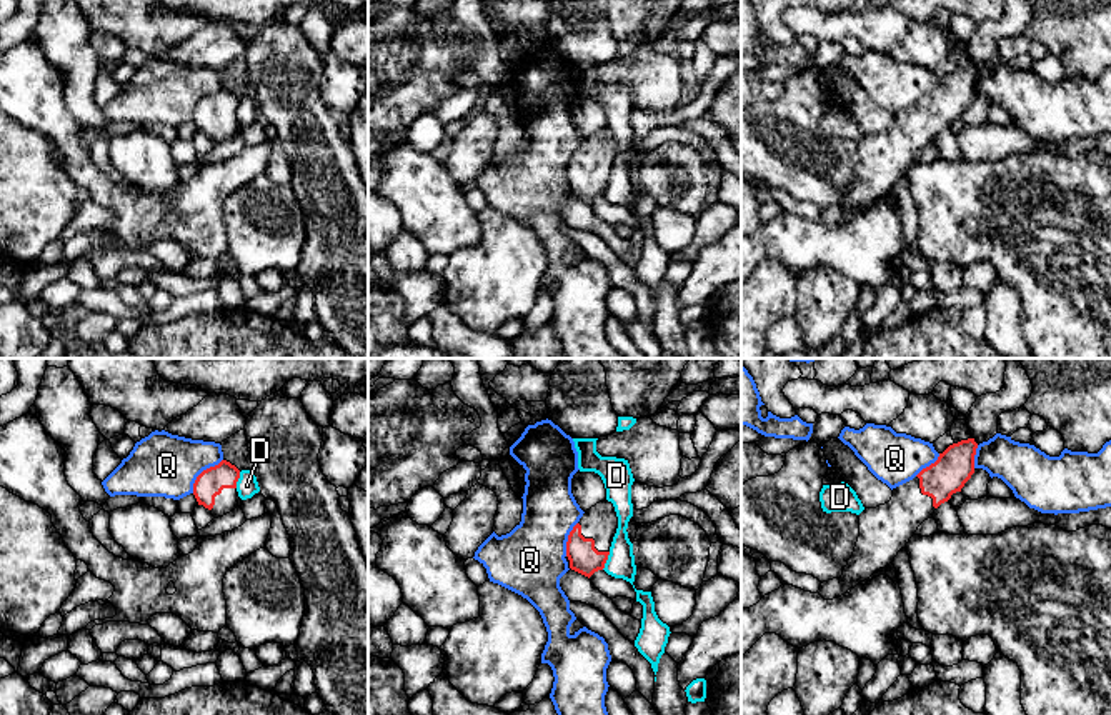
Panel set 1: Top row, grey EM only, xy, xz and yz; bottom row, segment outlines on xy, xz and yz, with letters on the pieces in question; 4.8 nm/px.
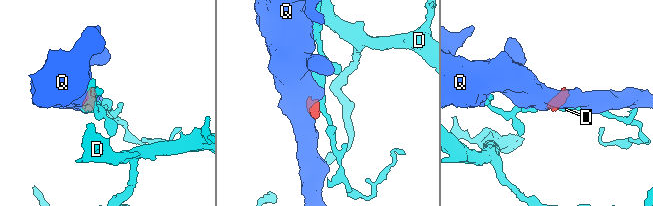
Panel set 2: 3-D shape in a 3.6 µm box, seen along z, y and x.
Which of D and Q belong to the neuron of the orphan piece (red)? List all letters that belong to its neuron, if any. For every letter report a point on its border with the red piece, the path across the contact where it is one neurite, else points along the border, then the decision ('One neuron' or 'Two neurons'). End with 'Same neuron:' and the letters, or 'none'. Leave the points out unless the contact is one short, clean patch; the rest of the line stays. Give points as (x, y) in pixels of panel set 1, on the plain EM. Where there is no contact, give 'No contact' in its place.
D: Touches red at xz (607, 185). Boundary: xz (610, 179), (602, 195). Two neurons
Q: Touches red at xy (202, 99). Boundary: xy (222, 85), (197, 104), (192, 119). Two neurons
Same neuron: none

